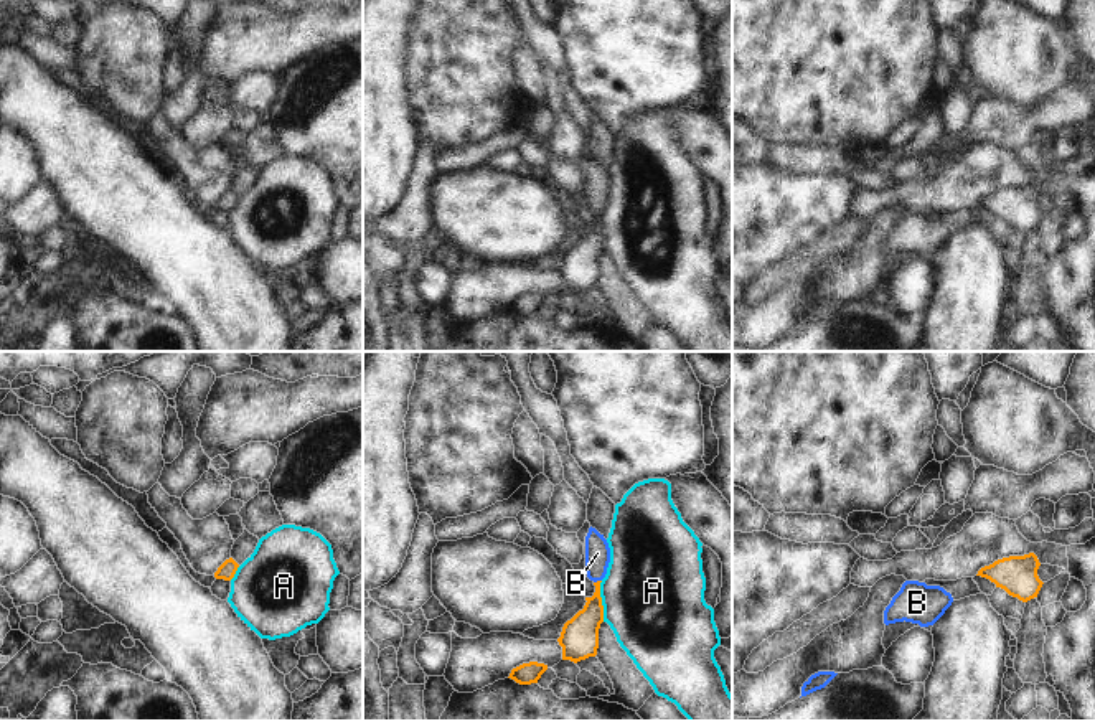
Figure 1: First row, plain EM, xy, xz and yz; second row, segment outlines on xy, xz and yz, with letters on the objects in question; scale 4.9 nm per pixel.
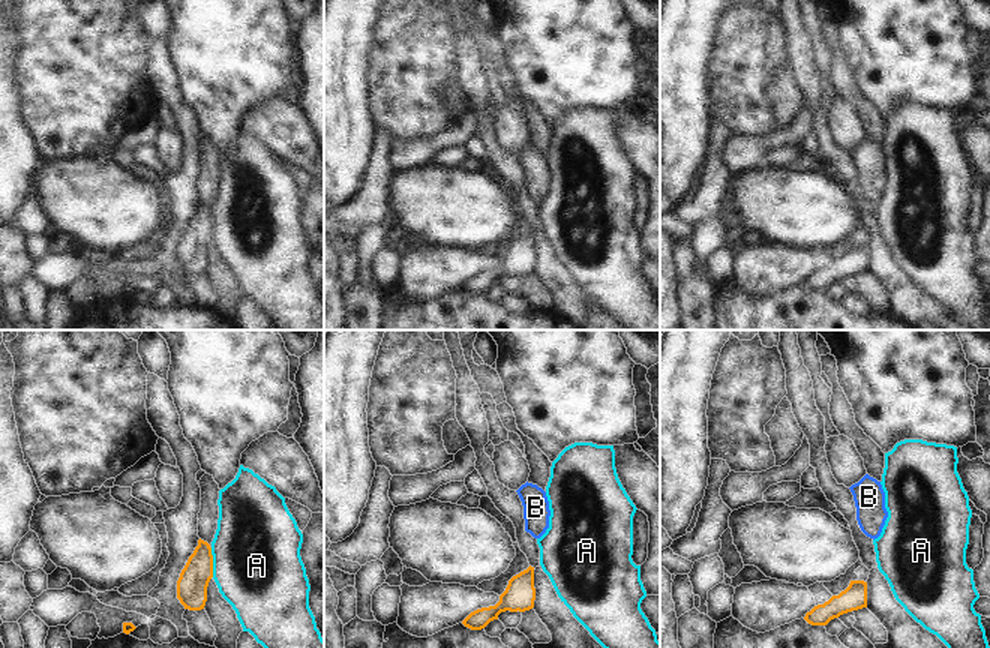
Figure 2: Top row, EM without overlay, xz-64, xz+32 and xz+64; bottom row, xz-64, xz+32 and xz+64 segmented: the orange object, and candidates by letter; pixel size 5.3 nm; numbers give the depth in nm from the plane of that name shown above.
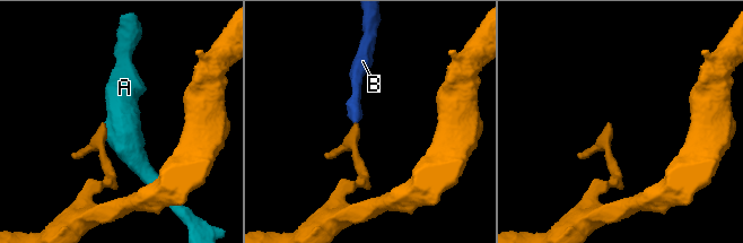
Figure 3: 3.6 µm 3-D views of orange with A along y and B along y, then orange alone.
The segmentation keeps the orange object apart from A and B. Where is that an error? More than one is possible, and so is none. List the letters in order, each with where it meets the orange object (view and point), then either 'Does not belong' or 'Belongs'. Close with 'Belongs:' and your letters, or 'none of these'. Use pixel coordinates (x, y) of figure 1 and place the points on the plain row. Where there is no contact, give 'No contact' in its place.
A: Touches orange at xz (601, 231). Does not belong
B: Touches orange at xz (597, 212). Belongs
Belongs: B.

